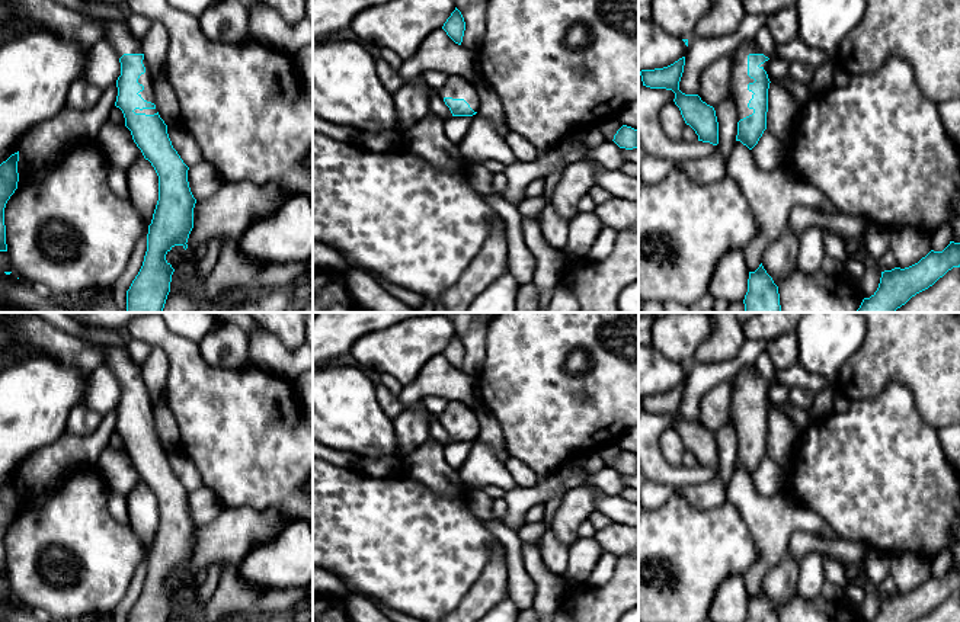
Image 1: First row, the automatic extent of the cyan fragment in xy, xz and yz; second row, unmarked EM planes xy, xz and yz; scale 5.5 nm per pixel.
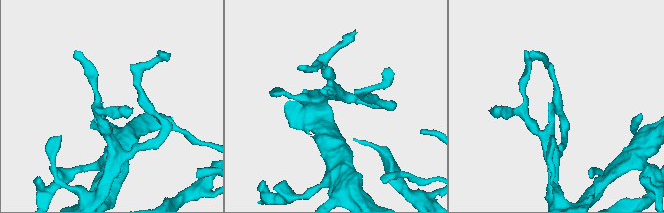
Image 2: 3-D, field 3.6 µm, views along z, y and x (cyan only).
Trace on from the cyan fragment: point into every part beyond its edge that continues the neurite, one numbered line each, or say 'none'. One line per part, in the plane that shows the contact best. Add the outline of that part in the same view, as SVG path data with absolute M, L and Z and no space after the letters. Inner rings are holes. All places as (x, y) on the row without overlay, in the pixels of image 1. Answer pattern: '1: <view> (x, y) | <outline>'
1: yz (741, 420) | M755 365L743 366L737 375L732 379L732 420L737 433L739 446L752 440L753 435L748 433L752 424L752 417L748 416L748 410L755 405L748 401L748 381L764 379L768 382L756 369ZM768 382L769 384L769 382Z

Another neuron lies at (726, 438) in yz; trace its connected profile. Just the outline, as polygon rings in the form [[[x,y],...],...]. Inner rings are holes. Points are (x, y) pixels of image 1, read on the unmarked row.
[[[727,423],[721,429],[719,429],[716,433],[716,442],[719,448],[719,474],[723,480],[723,482],[727,485],[733,471],[736,468],[737,461],[737,433],[732,423]]]

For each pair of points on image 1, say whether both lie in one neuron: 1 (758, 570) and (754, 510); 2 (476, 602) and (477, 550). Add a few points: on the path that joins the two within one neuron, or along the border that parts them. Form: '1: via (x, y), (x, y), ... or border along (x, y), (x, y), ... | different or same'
1: via (765, 555), (765, 525) | same
2: border along (492, 550), (492, 557), (480, 577), (456, 606) | different

